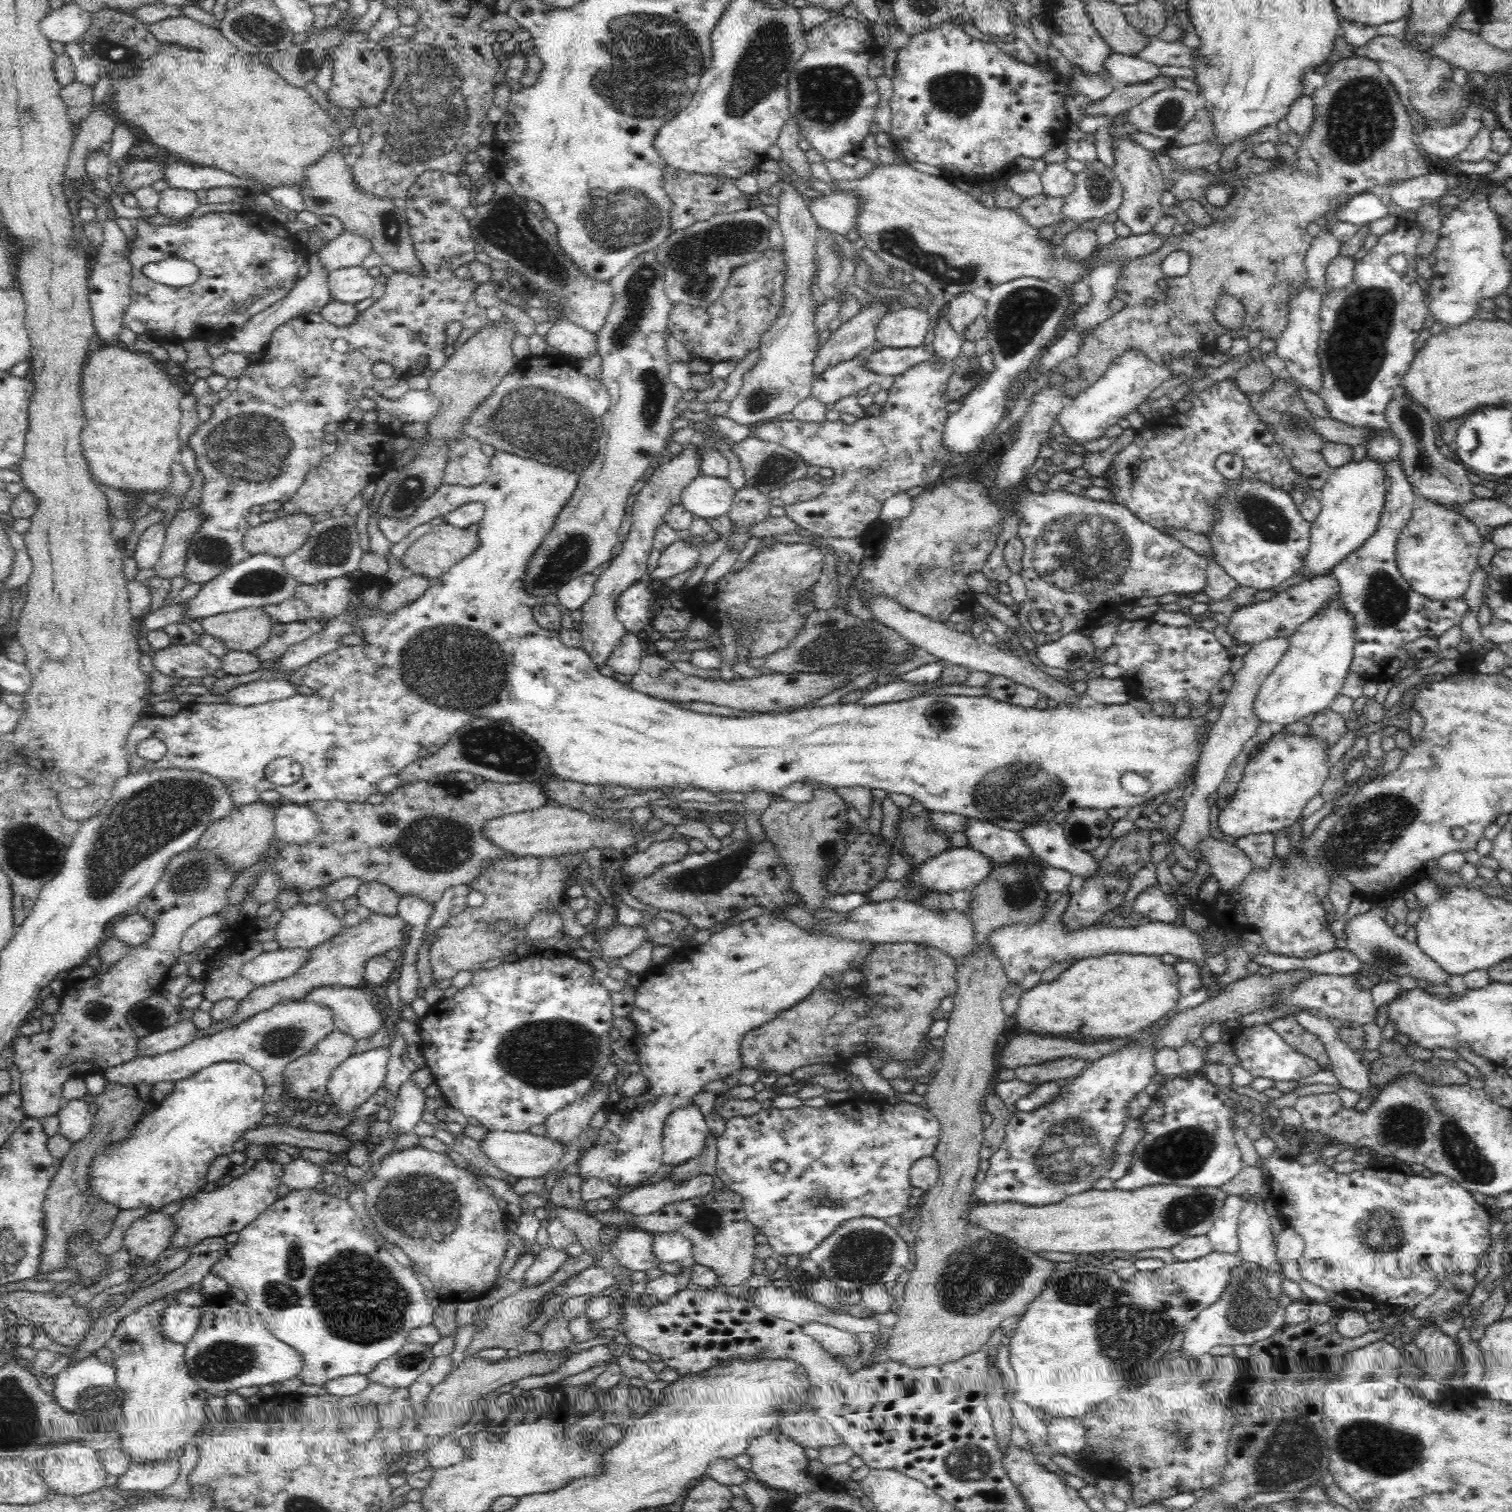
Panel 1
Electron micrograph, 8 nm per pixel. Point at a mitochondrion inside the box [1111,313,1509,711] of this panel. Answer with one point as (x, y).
(1386, 602)

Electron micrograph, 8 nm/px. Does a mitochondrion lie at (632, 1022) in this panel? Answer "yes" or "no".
no

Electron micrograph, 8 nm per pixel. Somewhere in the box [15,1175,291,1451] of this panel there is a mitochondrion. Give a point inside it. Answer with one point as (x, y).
(222, 1361)

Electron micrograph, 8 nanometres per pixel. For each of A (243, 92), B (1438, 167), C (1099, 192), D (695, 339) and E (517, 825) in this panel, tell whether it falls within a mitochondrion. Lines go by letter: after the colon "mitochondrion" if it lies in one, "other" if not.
A: other
B: other
C: mitochondrion
D: other
E: other

